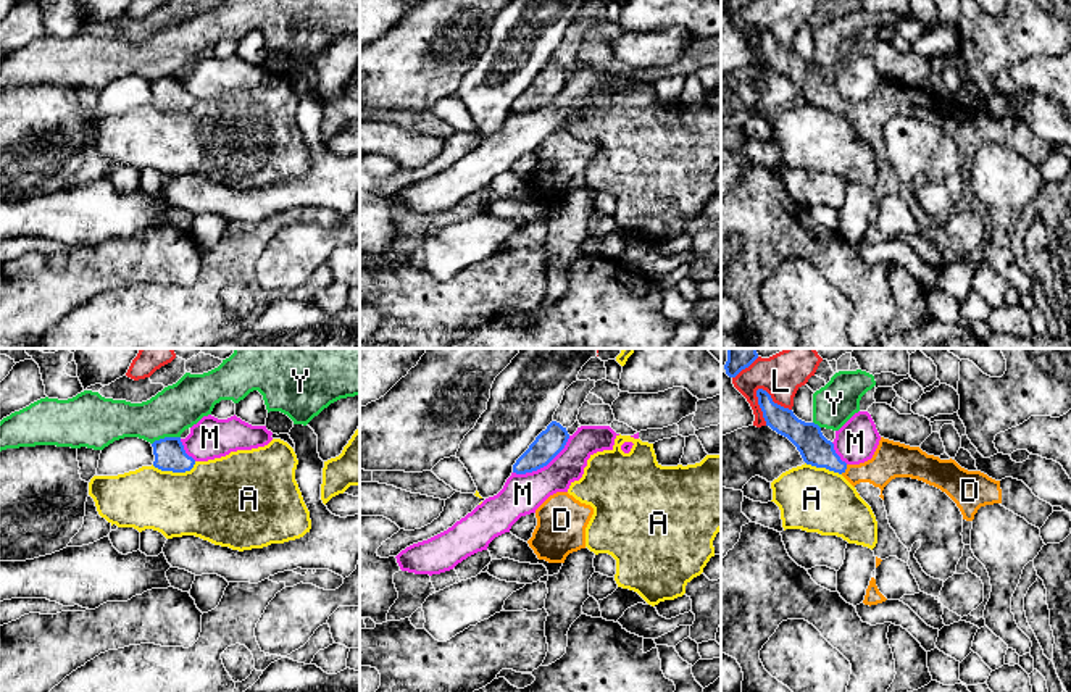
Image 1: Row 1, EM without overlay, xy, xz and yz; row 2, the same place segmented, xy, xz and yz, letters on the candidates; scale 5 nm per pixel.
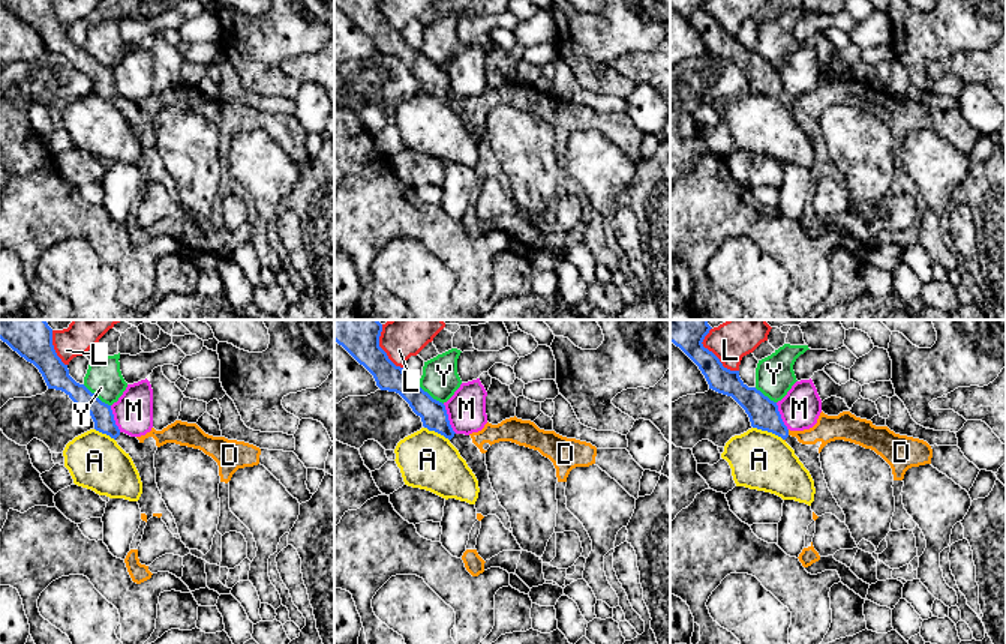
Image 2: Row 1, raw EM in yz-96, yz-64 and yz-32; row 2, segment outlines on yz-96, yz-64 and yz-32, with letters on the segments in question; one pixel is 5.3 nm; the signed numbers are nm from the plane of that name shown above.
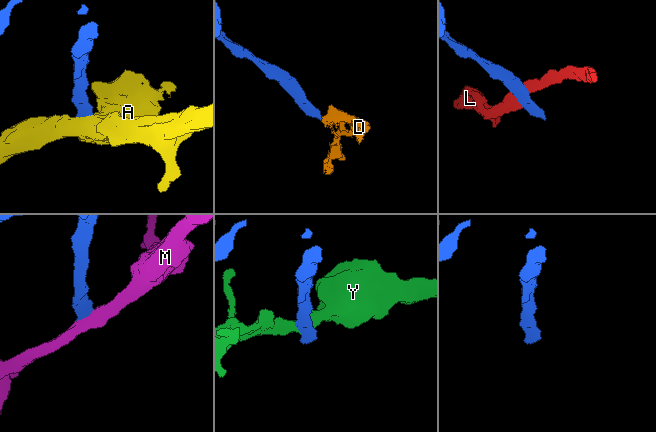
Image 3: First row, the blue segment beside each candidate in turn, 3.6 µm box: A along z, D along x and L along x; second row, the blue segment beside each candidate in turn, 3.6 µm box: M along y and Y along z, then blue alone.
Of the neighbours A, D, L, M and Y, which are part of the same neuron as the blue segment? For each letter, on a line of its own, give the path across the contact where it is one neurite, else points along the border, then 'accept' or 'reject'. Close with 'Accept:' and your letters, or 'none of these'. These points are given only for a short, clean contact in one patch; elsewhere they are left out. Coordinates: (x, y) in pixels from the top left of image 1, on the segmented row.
A: border along xy (195, 462), (184, 471), (162, 471), (152, 465); reject
D: runs through yz (815, 449), (844, 470), (879, 471), (891, 460); accept
L: reject
M: border along xz (570, 436), (566, 444), (545, 465), (531, 471), (513, 473); reject
Y: border along xy (179, 436), (165, 436), (152, 444); reject
Accept: D

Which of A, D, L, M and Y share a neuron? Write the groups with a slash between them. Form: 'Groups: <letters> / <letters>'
Groups: A / D / L / M / Y

